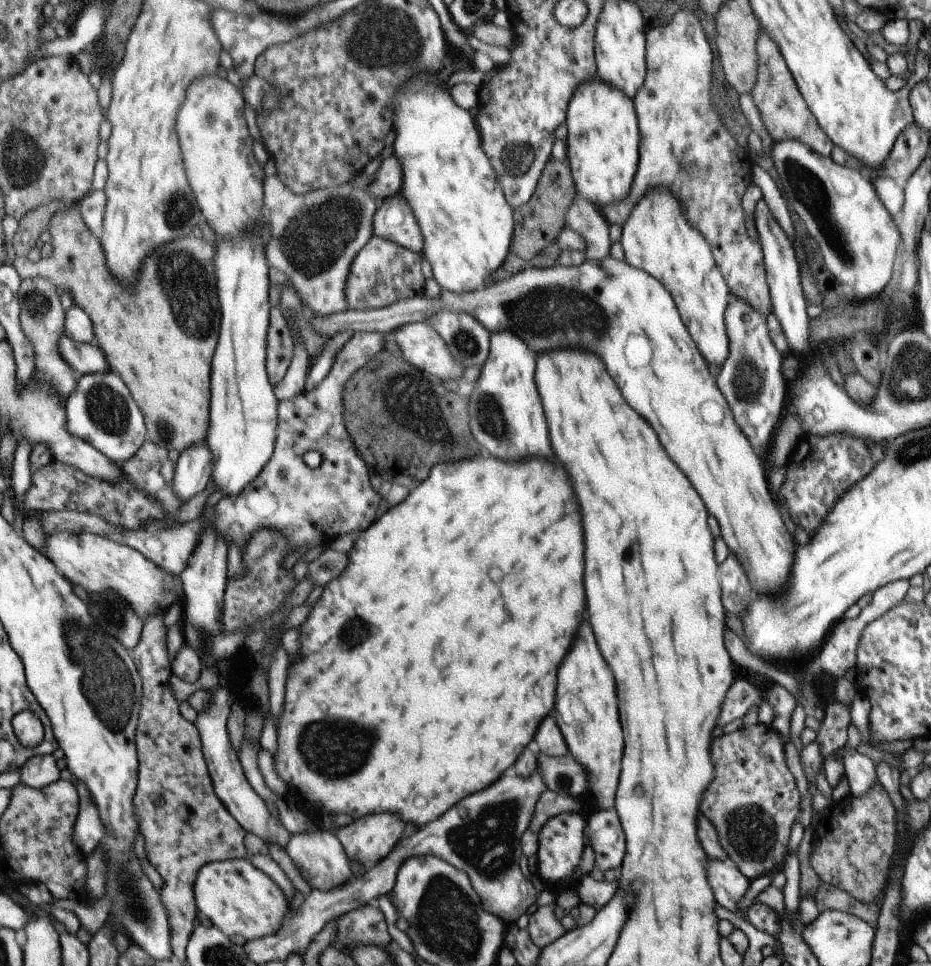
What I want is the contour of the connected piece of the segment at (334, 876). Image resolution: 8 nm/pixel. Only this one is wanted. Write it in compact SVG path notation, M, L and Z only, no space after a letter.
M325 829L312 830L312 832L302 832L302 834L293 834L288 840L285 848L288 856L299 870L302 878L314 890L330 892L347 884L354 878L354 872L350 866L346 851L338 837L331 831Z

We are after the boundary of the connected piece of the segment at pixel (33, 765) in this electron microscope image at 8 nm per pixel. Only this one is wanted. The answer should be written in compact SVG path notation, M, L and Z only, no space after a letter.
M53 754L34 756L20 769L20 782L30 788L44 788L60 779L61 771L56 766Z

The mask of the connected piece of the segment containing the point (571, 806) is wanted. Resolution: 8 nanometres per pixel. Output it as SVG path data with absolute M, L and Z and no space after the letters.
M544 792L542 798L536 804L536 810L532 814L532 822L530 822L530 829L534 834L539 834L545 822L552 820L556 814L560 812L578 812L580 804L572 800L572 796L562 796L556 792Z

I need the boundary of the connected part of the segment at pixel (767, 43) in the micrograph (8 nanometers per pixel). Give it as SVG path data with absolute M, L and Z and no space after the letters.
M762 28L757 40L757 53L759 54L759 71L751 95L773 142L782 139L796 139L808 144L816 152L830 156L832 140L826 136L826 132L820 128L816 117L808 108L778 45Z

